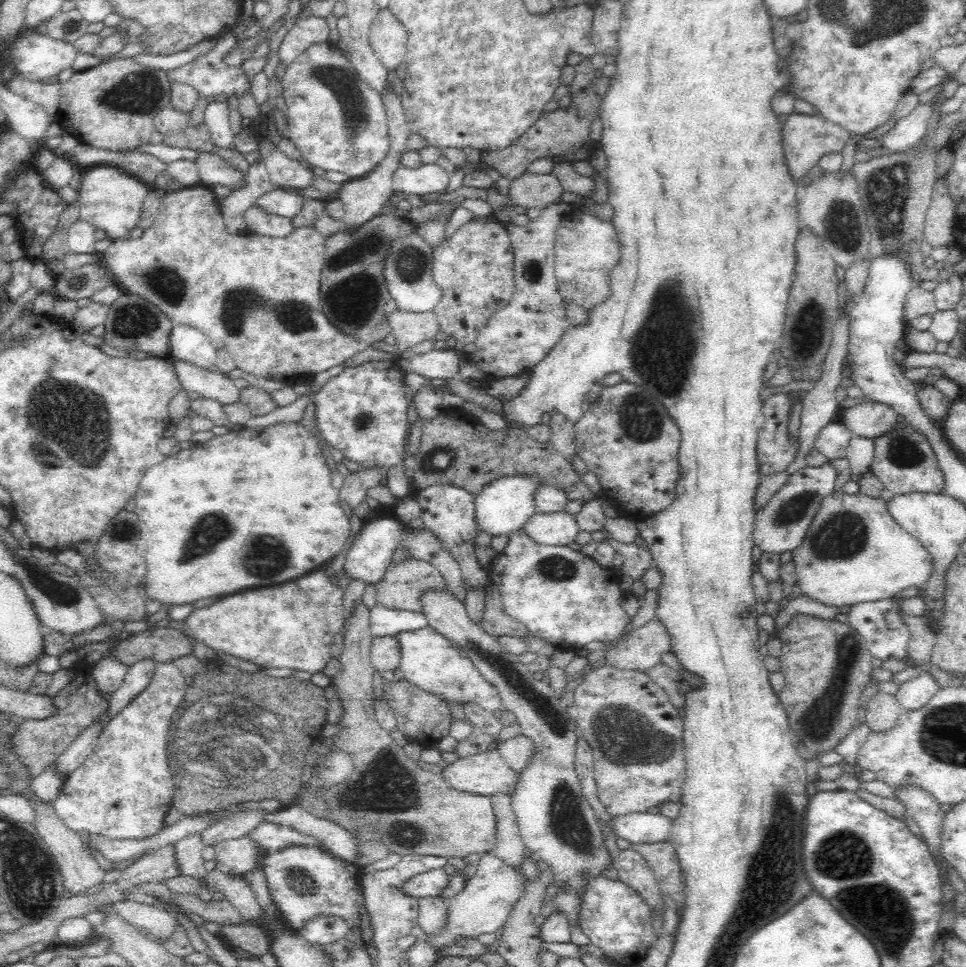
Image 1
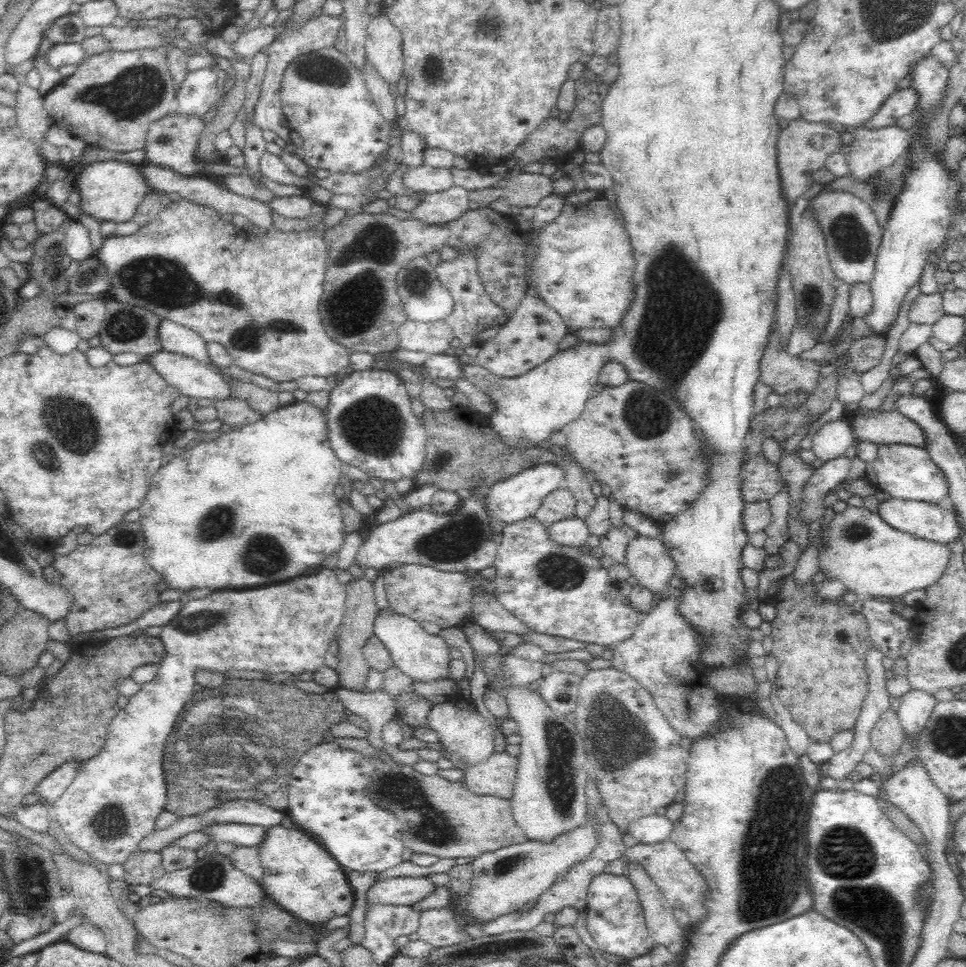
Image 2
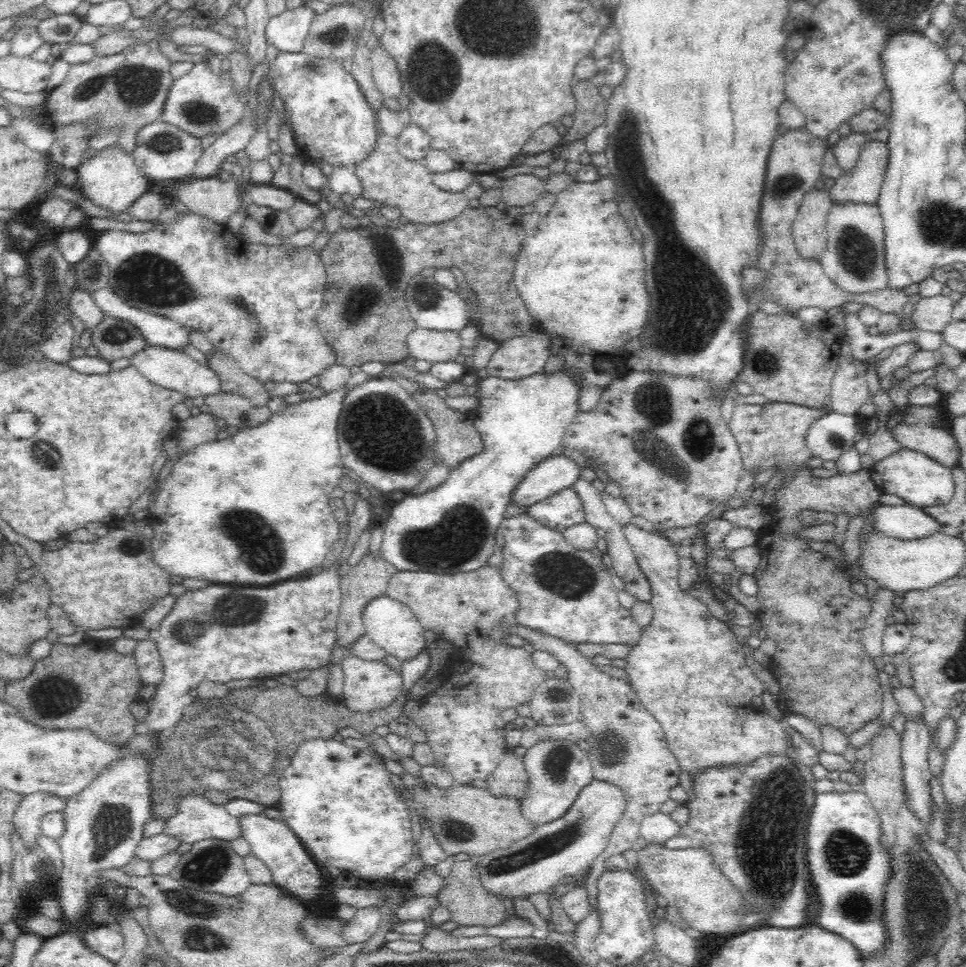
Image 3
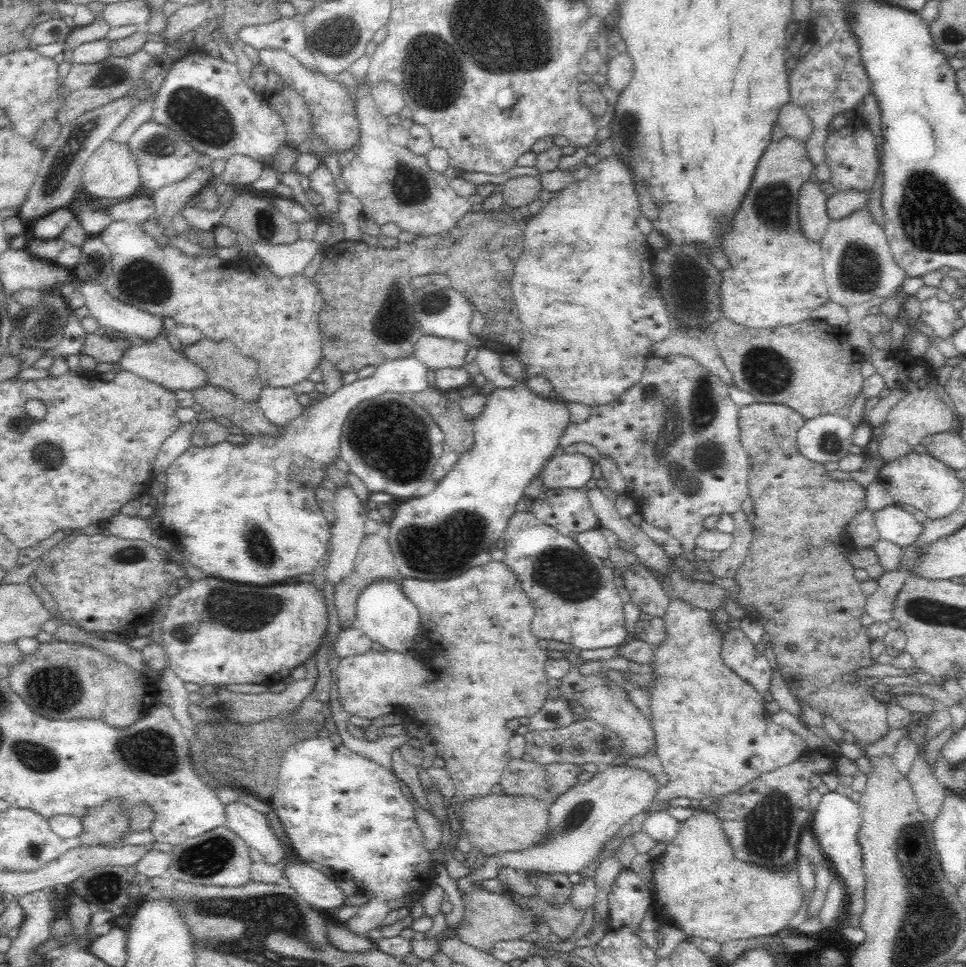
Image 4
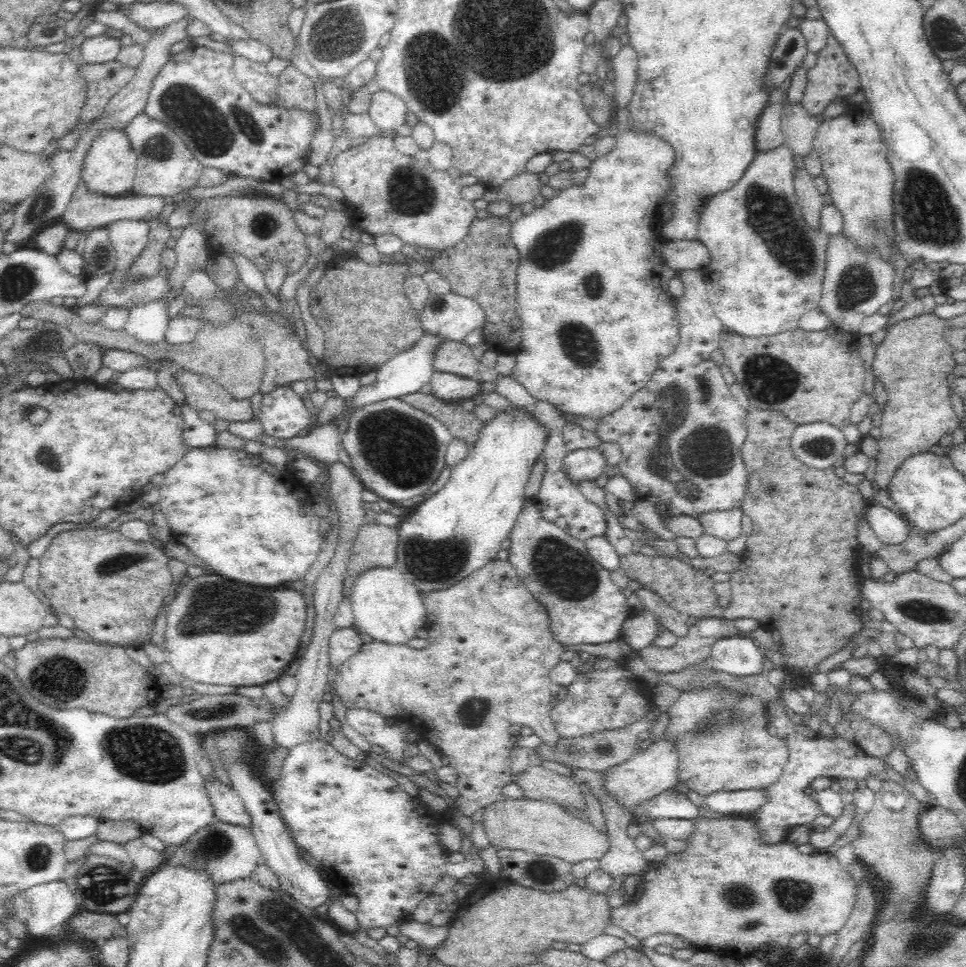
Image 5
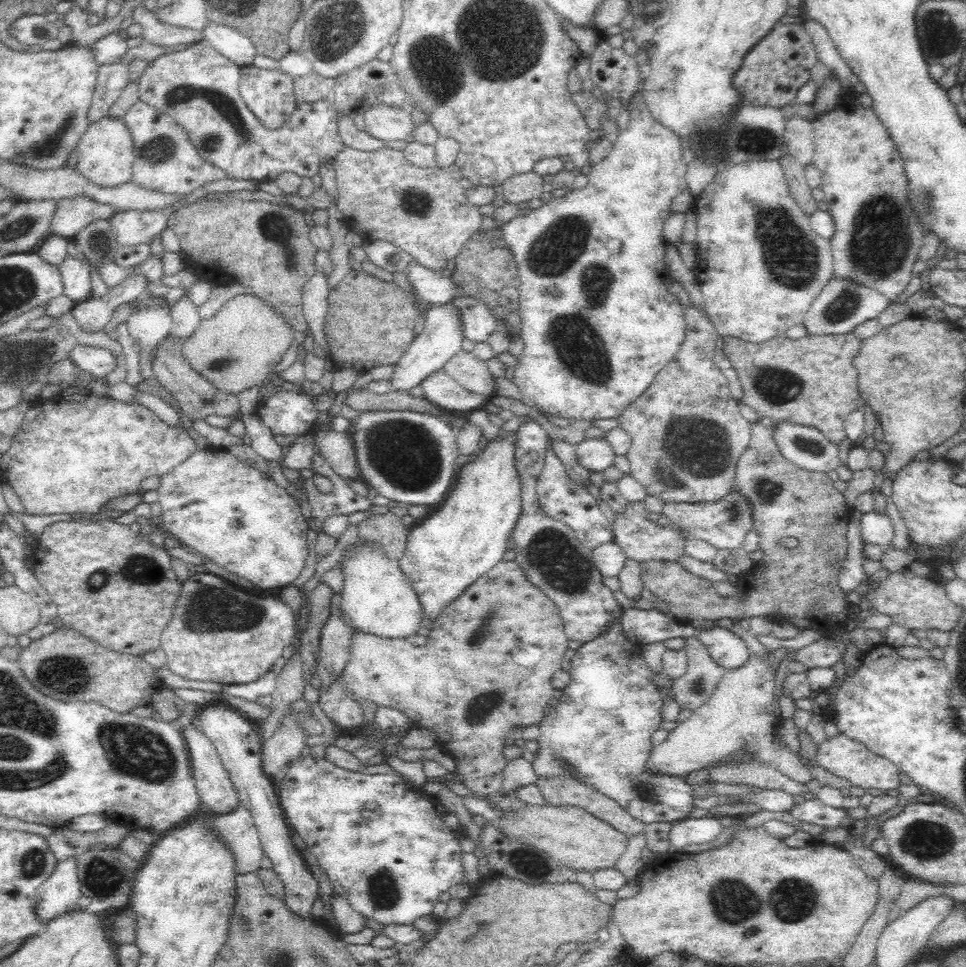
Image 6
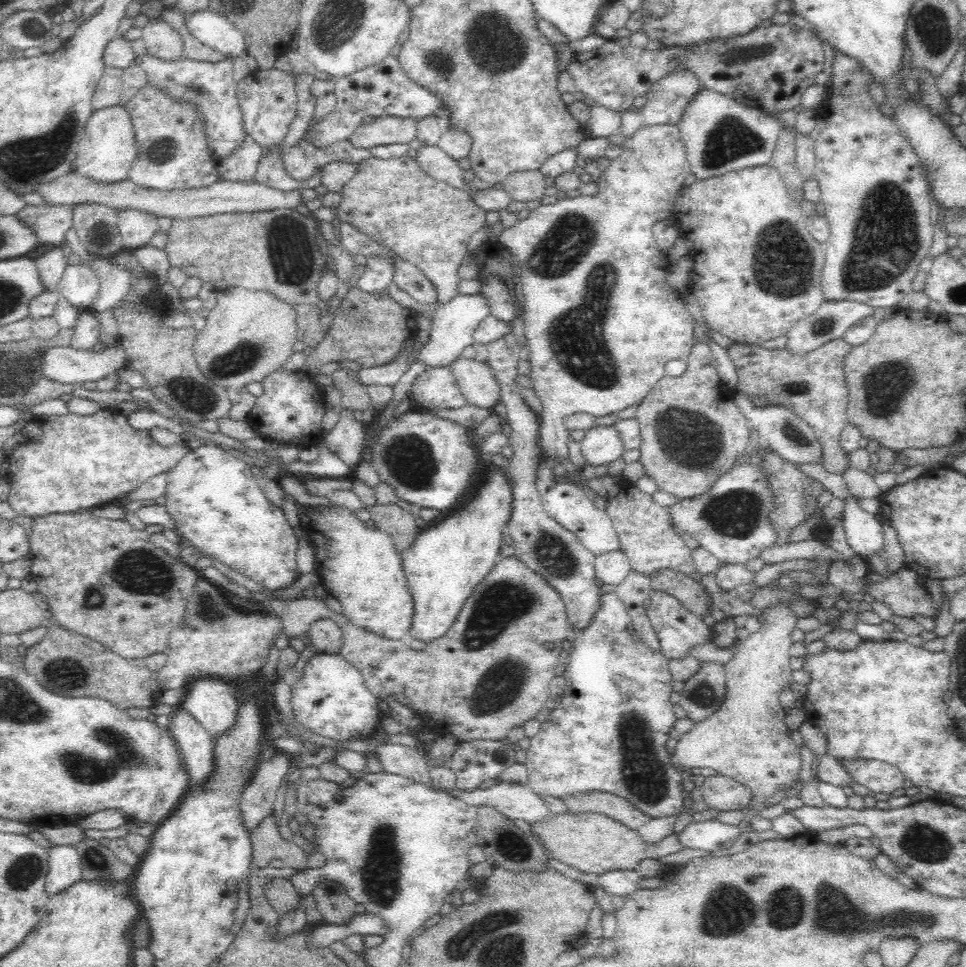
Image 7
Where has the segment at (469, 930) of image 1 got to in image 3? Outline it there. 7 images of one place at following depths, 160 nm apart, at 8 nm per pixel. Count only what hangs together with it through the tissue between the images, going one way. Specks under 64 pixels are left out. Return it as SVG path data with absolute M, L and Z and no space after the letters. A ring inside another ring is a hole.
M593 778L590 784L586 784L584 788L580 789L578 796L575 796L570 808L562 816L538 825L532 834L517 840L508 848L499 848L481 857L477 867L484 888L491 890L500 899L502 896L524 899L526 896L536 895L538 892L548 893L550 888L560 884L560 878L563 876L582 874L608 846L613 828L622 818L626 807L626 799L619 786Z

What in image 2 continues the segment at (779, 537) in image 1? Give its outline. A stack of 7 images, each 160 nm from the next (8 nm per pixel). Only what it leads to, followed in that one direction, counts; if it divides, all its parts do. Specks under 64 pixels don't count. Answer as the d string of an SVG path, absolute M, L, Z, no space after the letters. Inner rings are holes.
M843 455L826 461L824 466L816 469L812 478L808 480L808 484L804 486L804 502L802 502L801 508L803 520L812 522L823 516L822 504L825 498L832 489L846 480L846 476L851 470L851 463L852 460Z

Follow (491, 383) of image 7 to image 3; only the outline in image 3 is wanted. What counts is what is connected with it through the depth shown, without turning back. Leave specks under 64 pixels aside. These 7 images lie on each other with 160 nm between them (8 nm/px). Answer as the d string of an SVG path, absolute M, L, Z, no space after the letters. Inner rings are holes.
M417 328L408 335L409 356L426 360L432 365L455 361L463 347L458 331L433 331Z

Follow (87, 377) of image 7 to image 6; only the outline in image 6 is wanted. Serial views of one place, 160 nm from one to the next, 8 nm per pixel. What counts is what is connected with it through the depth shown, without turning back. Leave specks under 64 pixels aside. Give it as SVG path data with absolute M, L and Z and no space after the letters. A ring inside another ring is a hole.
M79 344L70 350L68 359L72 359L80 371L89 372L96 379L112 372L117 362L117 357L108 349Z

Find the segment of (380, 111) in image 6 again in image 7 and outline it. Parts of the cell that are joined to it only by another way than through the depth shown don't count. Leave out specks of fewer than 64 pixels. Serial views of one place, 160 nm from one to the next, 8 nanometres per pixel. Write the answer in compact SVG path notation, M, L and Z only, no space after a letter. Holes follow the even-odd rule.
M381 116L360 125L349 136L352 147L370 149L373 146L409 143L417 135L417 119Z

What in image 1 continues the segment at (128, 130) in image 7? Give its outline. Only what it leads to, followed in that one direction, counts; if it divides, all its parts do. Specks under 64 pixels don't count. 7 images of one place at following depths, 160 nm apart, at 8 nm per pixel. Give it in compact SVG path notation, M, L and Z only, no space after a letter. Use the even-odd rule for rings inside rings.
M111 164L94 165L91 170L81 175L81 182L77 189L79 217L96 229L106 231L108 240L129 238L128 232L137 226L146 195L151 188L136 175L127 173L122 168Z

